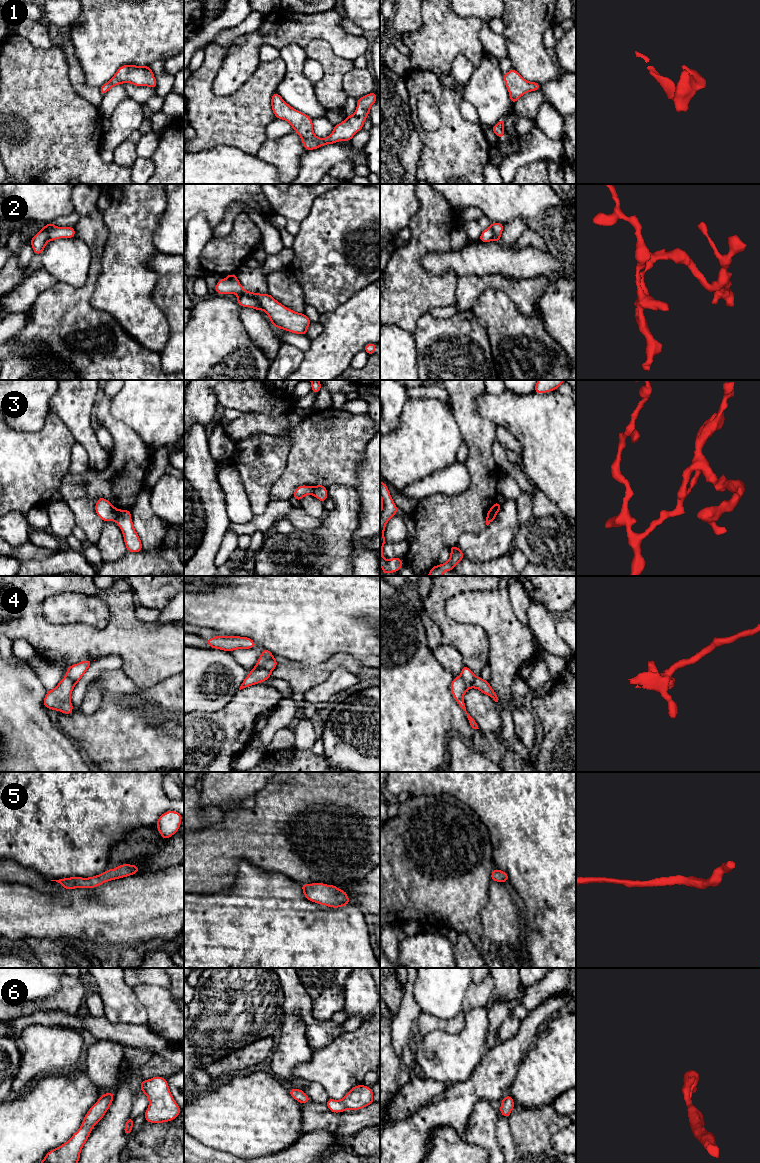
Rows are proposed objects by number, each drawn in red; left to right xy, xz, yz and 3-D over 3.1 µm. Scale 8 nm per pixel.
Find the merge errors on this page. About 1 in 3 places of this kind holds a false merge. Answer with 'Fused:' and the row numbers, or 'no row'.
Fused: 2, 3, 4

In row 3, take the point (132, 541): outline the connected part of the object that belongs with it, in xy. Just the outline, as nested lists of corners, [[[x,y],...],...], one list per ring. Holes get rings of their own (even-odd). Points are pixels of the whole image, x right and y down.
[[[118,510],[116,523],[120,527],[124,542],[128,552],[141,552],[142,543],[134,529],[133,522],[131,520],[131,511],[130,510]]]

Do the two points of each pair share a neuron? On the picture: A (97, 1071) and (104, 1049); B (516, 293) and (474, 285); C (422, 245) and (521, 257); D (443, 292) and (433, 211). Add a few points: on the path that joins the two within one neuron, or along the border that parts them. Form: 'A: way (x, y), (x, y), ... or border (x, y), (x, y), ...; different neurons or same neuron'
A: way (102, 1066), (104, 1054); same neuron
B: way (506, 285), (503, 283), (484, 283); same neuron
C: border (452, 249), (446, 252), (428, 253); different neurons
D: way (422, 275), (415, 268), (415, 249), (430, 232); same neuron

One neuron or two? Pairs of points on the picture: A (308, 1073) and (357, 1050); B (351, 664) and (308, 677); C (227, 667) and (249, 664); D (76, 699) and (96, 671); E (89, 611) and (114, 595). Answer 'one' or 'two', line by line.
A: one
B: one
C: two
D: one
E: two

